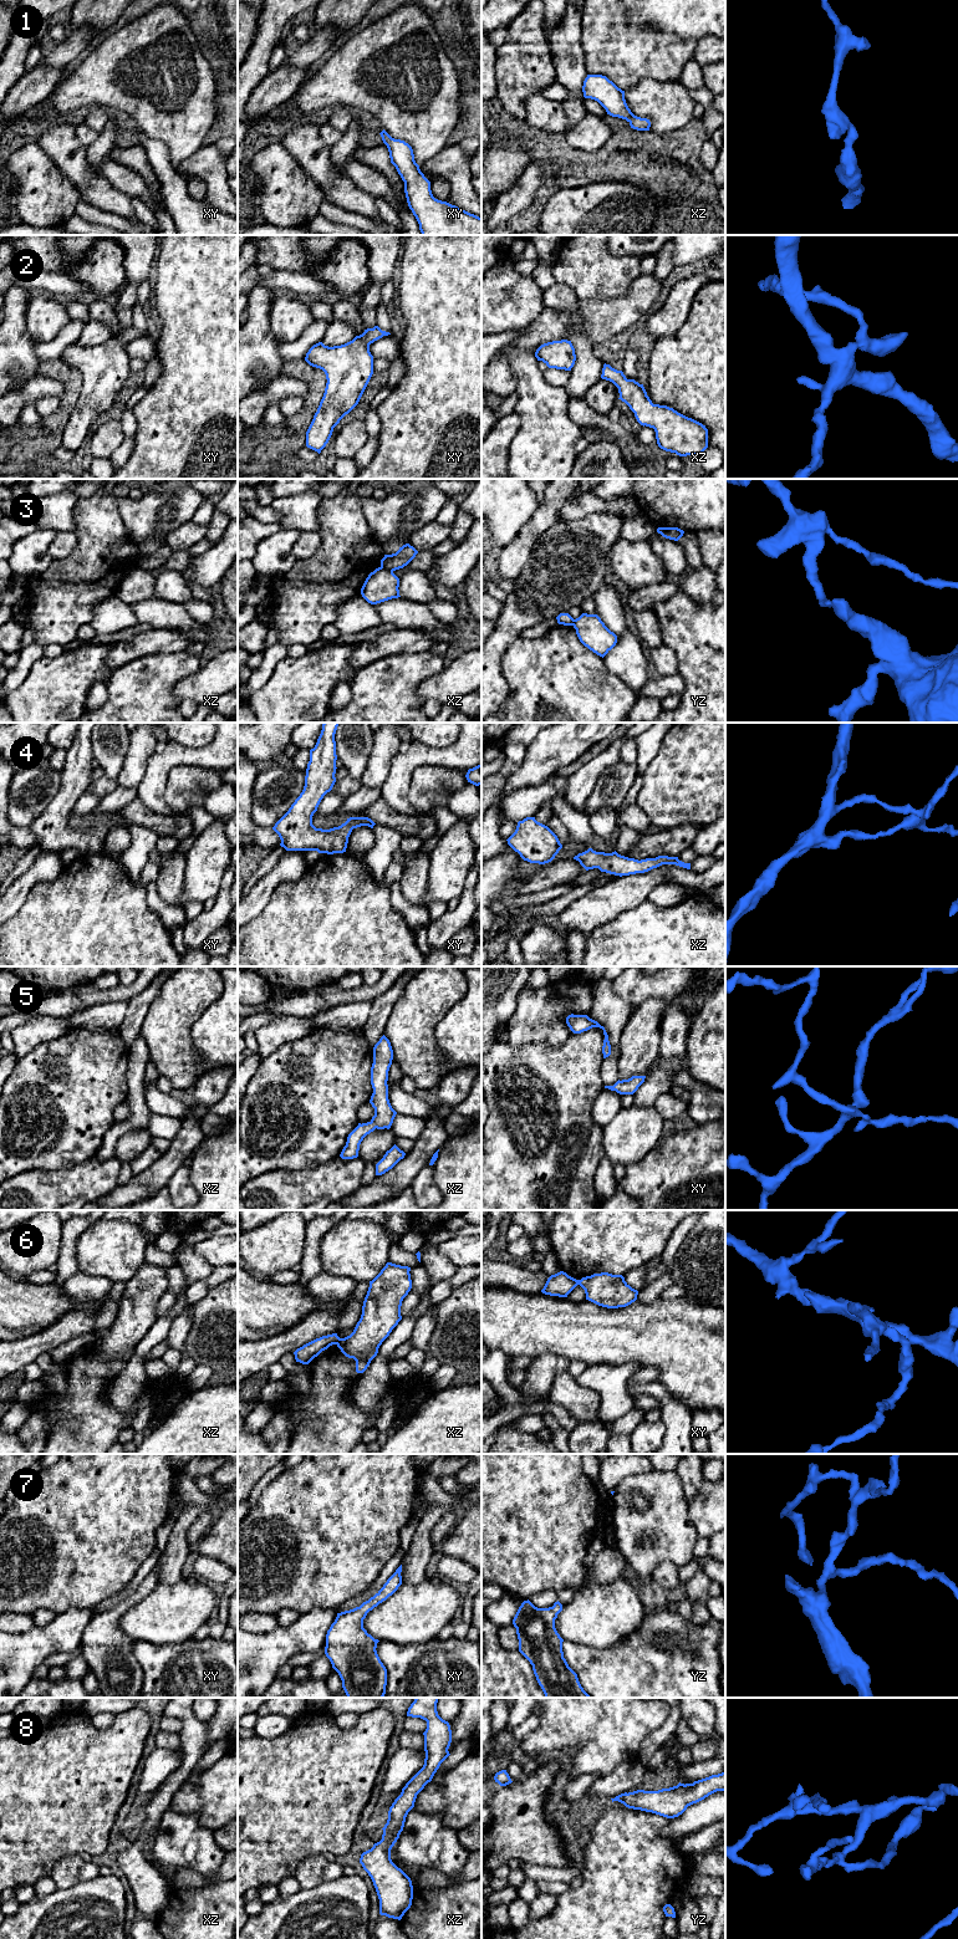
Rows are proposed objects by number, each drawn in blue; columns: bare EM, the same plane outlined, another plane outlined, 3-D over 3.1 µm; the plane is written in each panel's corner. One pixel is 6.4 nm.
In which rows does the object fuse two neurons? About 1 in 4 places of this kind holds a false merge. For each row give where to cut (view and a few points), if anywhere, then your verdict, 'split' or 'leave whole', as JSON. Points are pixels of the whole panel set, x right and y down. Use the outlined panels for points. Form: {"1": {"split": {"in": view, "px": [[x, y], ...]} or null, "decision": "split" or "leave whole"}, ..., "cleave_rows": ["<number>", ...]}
{"1": {"split": null, "decision": "leave whole"}, "2": {"split": null, "decision": "leave whole"}, "3": {"split": {"in": "xz", "px": [[381, 566], [392, 572]]}, "decision": "split"}, "4": {"split": null, "decision": "leave whole"}, "5": {"split": null, "decision": "leave whole"}, "6": {"split": {"in": "xz", "px": [[340, 1338], [335, 1343]]}, "decision": "split"}, "7": {"split": null, "decision": "leave whole"}, "8": {"split": null, "decision": "leave whole"}, "cleave_rows": ["3", "6"]}

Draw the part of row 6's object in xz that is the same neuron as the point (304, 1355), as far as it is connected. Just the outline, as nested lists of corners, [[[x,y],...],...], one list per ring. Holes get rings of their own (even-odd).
[[[337,1333],[322,1336],[316,1338],[302,1347],[297,1348],[294,1354],[296,1362],[302,1364],[309,1364],[315,1357],[317,1357],[322,1351],[327,1349],[330,1346],[336,1344],[340,1341]]]

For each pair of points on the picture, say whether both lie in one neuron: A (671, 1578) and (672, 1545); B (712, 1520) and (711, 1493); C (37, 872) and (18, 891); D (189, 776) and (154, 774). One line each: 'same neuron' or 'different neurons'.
A: different neurons
B: same neuron
C: same neuron
D: different neurons

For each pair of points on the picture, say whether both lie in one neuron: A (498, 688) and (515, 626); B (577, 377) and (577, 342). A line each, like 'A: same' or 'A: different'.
A: same
B: same

